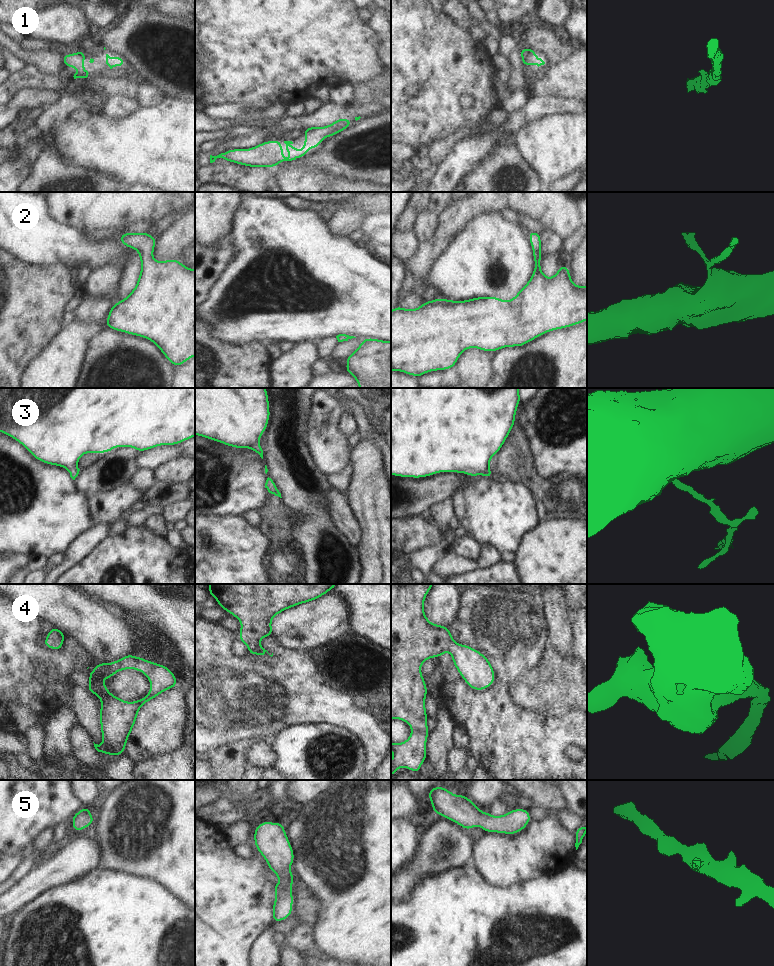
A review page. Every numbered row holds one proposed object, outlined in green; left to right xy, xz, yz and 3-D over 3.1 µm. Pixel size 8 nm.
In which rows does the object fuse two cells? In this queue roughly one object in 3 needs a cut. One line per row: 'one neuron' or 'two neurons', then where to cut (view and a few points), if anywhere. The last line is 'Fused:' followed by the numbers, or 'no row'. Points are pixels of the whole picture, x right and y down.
1: one neuron; cut none
2: one neuron; cut none
3: one neuron; cut none
4: one neuron; cut none
5: one neuron; cut none
Fused: no row

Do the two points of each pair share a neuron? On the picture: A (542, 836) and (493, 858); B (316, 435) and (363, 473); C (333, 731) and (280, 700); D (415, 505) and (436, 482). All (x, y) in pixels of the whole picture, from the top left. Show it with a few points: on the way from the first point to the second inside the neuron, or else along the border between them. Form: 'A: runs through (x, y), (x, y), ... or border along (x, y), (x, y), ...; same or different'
A: runs through (530, 848), (521, 857), (505, 858); same
B: border along (349, 452), (350, 459); different
C: border along (296, 723), (329, 722), (342, 726); different
D: runs through (419, 499), (430, 488); same

